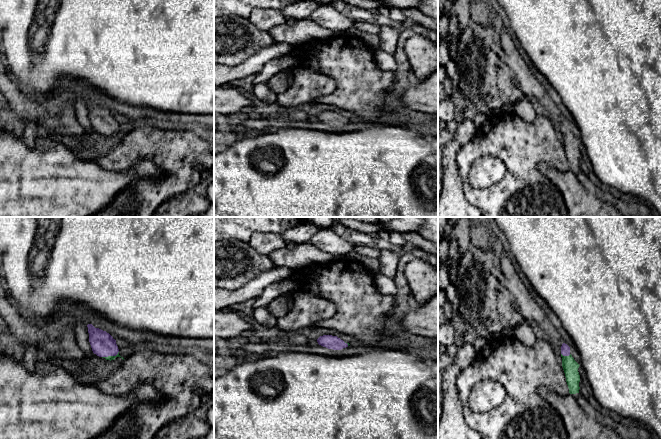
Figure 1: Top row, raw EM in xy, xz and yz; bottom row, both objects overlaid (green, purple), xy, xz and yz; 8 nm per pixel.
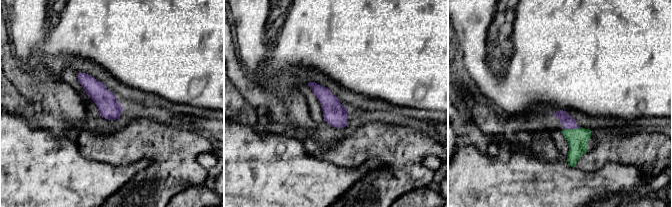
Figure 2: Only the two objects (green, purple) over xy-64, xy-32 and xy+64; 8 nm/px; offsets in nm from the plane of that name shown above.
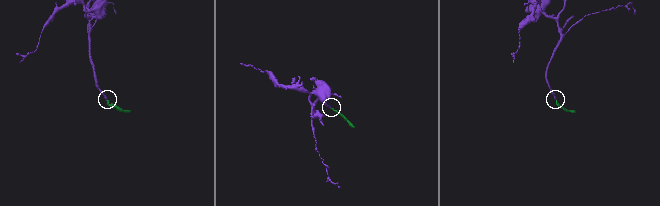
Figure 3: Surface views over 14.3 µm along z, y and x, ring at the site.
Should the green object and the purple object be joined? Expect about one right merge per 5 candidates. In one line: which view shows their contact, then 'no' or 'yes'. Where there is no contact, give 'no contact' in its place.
contact in yz; yes

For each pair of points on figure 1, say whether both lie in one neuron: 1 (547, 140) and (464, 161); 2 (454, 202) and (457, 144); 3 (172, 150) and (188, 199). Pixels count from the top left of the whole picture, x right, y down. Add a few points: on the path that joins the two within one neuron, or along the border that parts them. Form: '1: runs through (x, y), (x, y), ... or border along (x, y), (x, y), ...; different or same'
1: runs through (526, 140), (487, 140), (485, 142); same
2: runs through (452, 188), (450, 158); same
3: border along (192, 188), (173, 195), (164, 202); different

